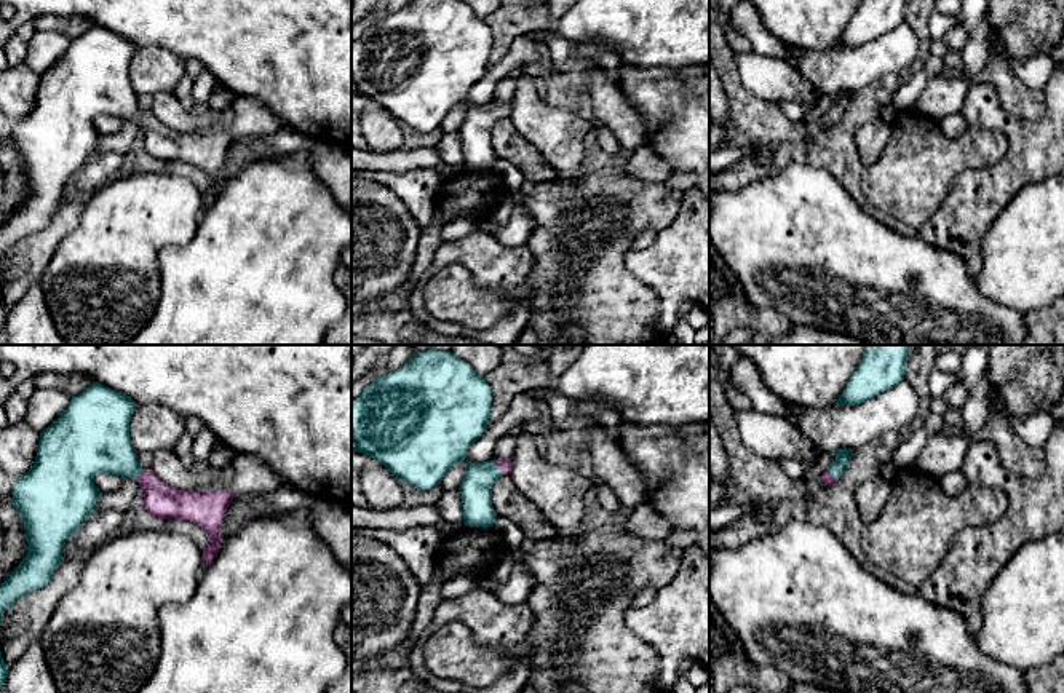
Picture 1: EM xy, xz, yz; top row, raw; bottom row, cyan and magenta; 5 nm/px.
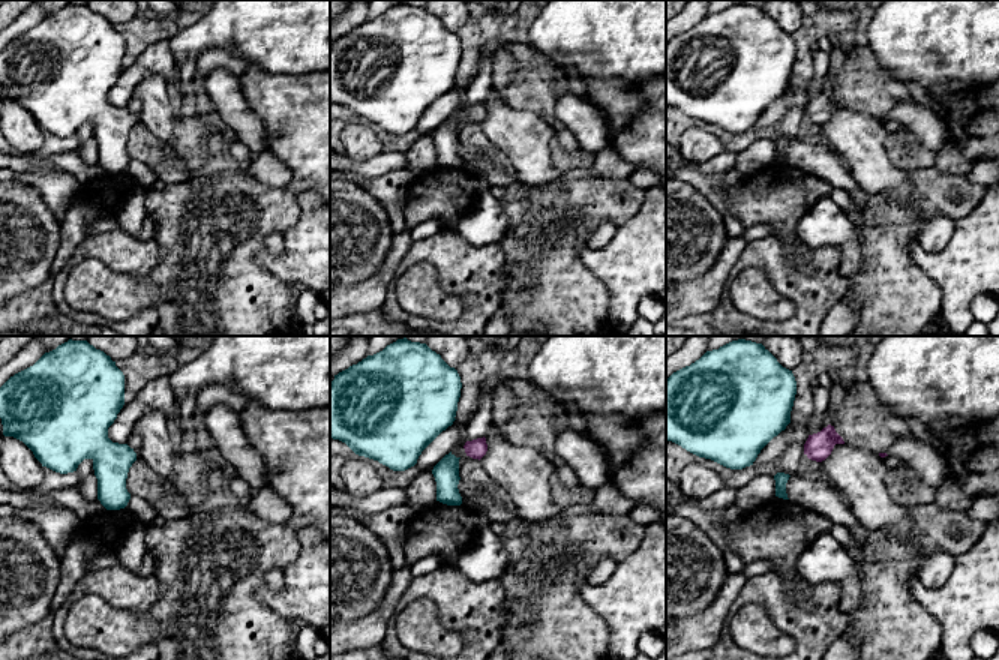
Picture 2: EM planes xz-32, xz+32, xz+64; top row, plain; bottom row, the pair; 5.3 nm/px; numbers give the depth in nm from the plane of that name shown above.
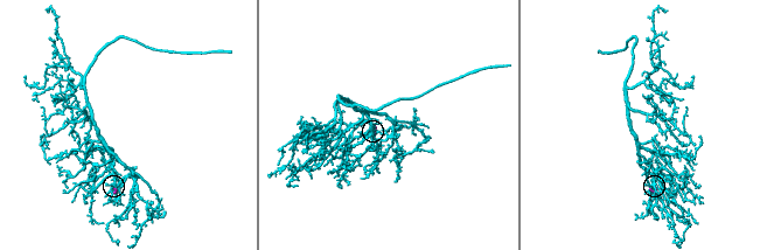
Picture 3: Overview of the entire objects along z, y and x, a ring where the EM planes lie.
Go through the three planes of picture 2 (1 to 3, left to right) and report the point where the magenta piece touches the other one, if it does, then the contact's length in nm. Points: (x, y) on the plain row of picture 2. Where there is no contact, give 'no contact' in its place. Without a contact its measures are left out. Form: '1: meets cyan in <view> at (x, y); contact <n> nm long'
1: no contact
2: no contact
3: no contact

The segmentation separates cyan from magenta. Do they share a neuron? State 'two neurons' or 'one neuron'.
one neuron

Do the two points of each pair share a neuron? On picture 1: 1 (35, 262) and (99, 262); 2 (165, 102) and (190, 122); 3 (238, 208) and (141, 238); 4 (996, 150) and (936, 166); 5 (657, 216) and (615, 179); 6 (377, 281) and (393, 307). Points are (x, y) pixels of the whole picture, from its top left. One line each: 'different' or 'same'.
1: different
2: same
3: different
4: same
5: same
6: different

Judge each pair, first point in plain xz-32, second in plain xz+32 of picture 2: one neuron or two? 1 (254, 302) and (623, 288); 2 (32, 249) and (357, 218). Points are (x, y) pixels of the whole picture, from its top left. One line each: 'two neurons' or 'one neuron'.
1: two neurons
2: one neuron

